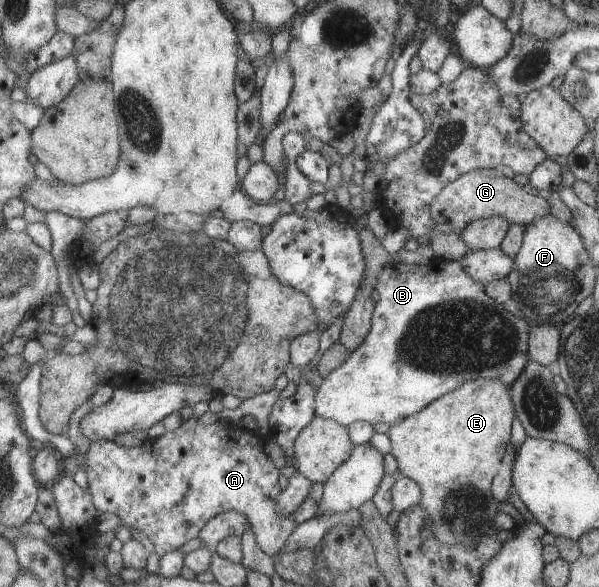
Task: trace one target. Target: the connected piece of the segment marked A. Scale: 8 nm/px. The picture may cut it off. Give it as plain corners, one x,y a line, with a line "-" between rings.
182,422
175,429
166,430
160,437
143,441
135,447
120,447
113,441
93,441
81,458
85,461
84,472
93,507
100,514
117,516
127,528
141,531
150,540
157,556
177,550
187,541
197,538
197,533
209,519
233,510
245,515
257,546
265,555
273,558
281,552
296,523
292,516
277,517
275,513
275,499
280,493
277,484
279,471
265,455
264,445
265,437
261,432
246,431
238,426
221,427
219,423
196,423
194,429
187,431

